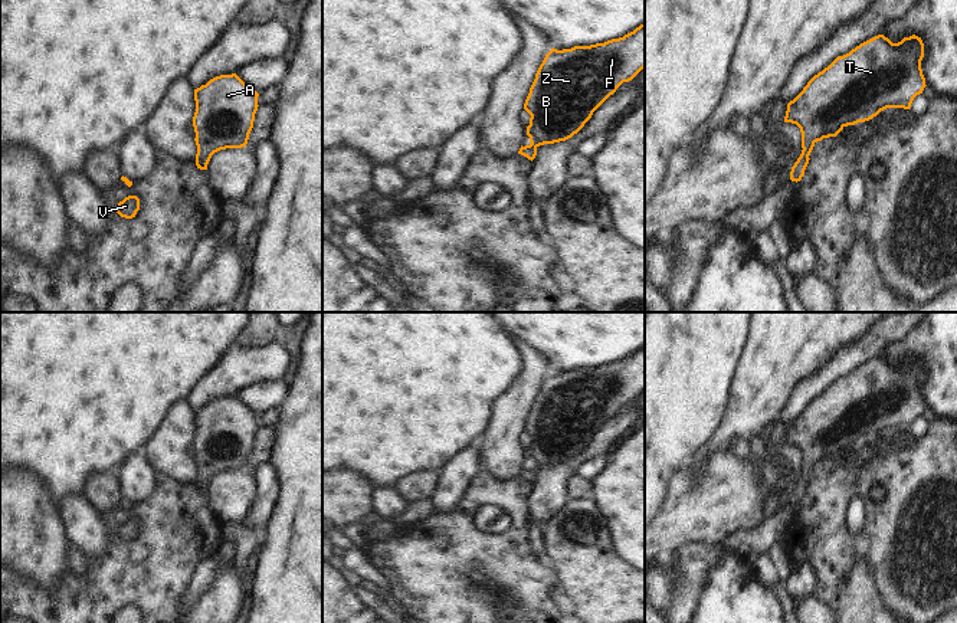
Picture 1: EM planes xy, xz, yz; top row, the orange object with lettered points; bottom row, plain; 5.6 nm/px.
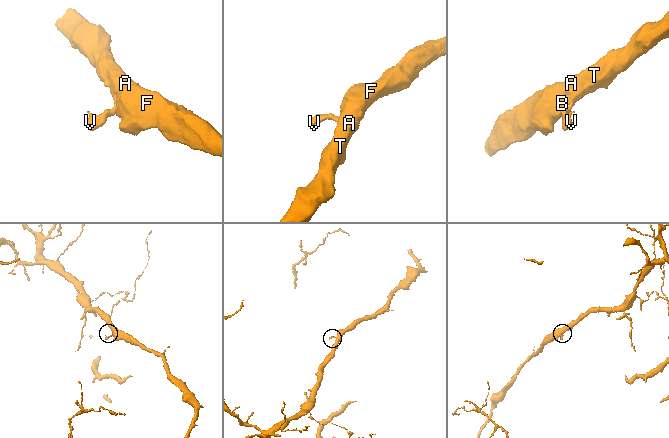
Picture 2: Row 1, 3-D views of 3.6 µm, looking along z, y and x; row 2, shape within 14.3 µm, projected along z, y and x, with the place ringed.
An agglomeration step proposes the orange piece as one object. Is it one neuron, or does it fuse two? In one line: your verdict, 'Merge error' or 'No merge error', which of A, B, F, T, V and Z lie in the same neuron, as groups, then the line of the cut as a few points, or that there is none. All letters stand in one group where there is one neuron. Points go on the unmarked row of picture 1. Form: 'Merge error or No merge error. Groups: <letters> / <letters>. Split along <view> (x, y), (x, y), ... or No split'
No merge error. Groups: A B F T V Z. No split.

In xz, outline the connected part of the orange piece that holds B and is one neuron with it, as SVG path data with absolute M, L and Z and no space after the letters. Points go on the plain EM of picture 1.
M645 345L636 350L633 354L625 357L623 360L612 361L604 365L574 368L571 371L563 373L557 373L553 370L540 387L524 426L524 432L531 437L530 447L527 449L527 458L530 459L531 466L525 469L521 468L518 476L532 483L540 468L554 466L571 460L584 449L584 446L591 440L593 435L610 417L613 417L623 404L632 403L643 390Z

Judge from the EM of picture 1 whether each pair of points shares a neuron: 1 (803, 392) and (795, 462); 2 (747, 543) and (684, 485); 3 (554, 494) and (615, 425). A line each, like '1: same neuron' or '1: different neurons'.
1: same neuron
2: different neurons
3: same neuron

